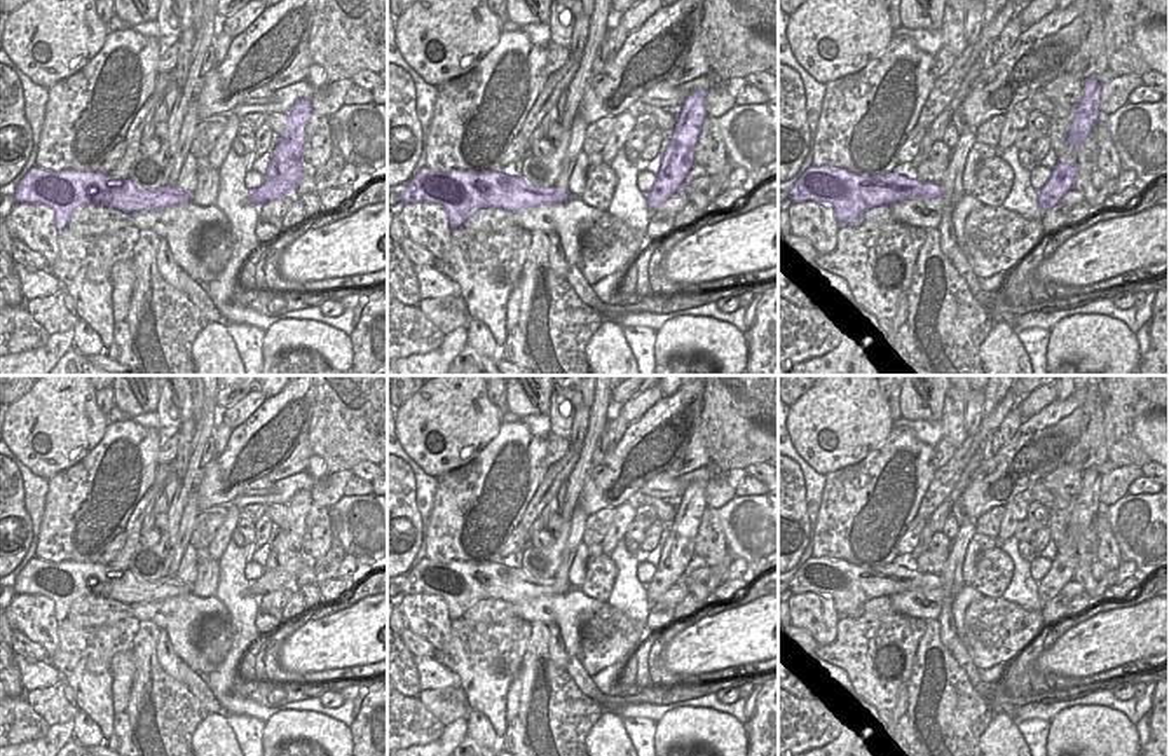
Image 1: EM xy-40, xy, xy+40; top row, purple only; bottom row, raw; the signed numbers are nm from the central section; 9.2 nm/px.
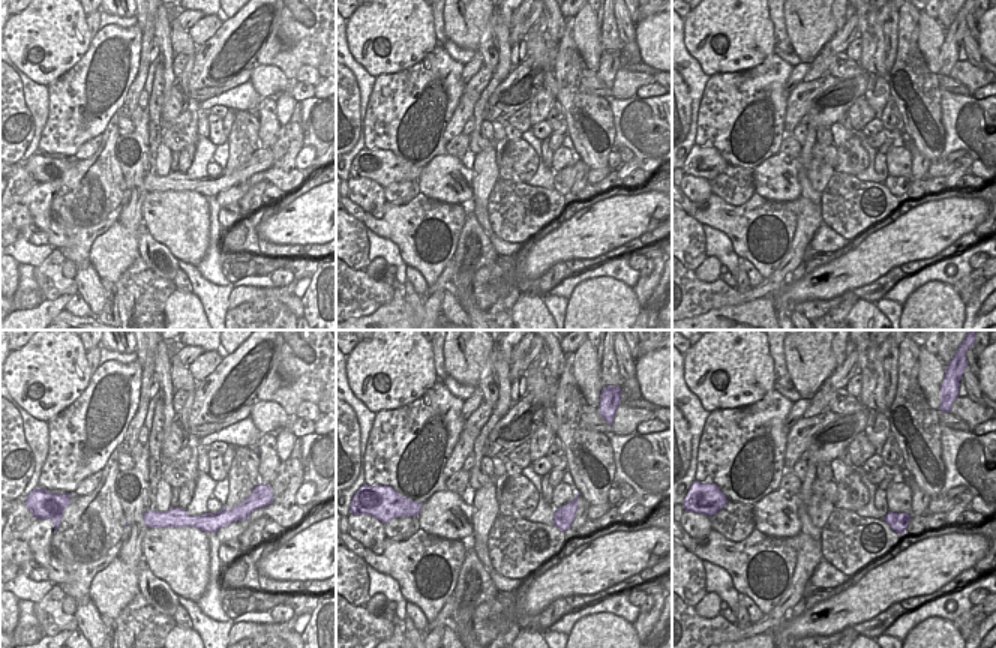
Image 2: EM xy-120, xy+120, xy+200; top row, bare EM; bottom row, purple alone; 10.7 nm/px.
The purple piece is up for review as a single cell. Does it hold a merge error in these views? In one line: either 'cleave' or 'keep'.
cleave

